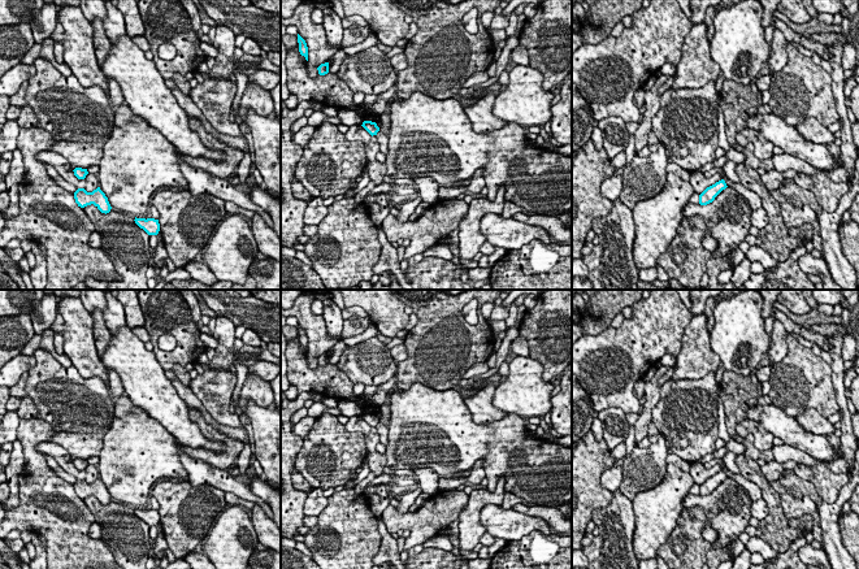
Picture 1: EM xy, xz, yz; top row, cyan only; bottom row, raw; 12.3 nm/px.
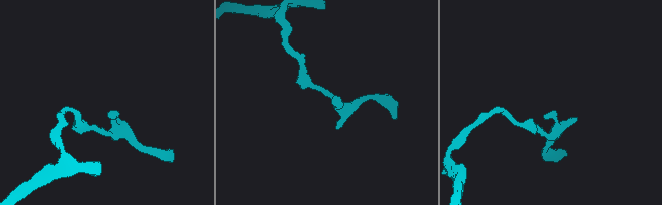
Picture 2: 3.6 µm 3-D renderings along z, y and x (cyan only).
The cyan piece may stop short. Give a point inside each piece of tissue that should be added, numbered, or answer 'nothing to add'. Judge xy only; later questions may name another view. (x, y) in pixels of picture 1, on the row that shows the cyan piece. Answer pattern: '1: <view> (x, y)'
nothing to add

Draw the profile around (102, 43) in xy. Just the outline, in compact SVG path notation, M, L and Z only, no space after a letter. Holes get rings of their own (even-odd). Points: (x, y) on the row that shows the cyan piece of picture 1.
M96 18L95 21L92 21L91 26L94 29L94 48L95 48L96 60L99 66L101 66L105 57L110 52L112 43L104 31L103 21Z

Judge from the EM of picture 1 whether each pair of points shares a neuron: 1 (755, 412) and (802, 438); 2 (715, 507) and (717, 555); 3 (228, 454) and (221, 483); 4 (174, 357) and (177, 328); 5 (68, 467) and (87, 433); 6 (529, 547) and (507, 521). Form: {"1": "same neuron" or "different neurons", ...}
{"1": "same neuron", "2": "same neuron", "3": "different neurons", "4": "same neuron", "5": "different neurons", "6": "different neurons"}

